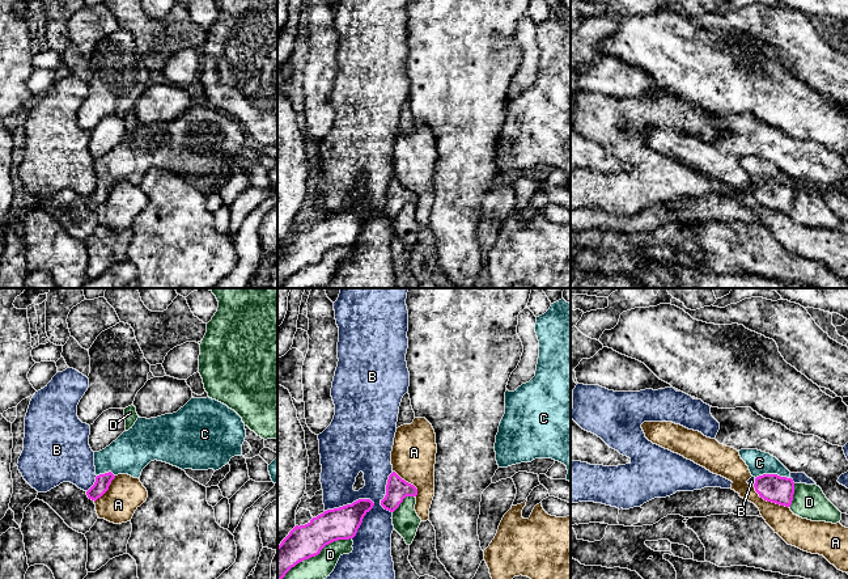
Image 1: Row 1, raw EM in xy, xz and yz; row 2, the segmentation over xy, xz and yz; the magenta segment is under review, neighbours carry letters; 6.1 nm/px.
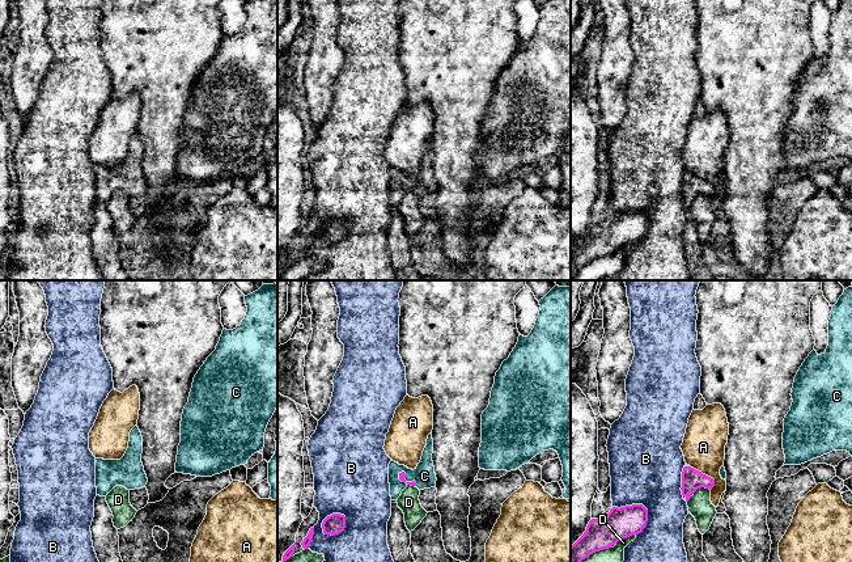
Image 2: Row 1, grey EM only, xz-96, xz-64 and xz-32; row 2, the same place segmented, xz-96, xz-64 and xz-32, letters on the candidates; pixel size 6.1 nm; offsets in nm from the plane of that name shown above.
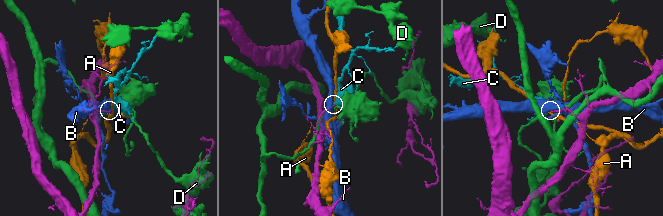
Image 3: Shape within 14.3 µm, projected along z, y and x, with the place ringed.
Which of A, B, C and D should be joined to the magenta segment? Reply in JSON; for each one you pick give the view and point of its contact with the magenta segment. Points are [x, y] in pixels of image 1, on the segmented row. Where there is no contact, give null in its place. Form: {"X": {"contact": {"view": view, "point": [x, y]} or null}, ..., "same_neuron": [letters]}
{"C": {"contact": {"view": "yz", "point": [772, 474]}}, "same_neuron": ["C"]}

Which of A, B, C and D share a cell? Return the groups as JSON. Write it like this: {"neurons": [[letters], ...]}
{"neurons": [["A"], ["B"], ["C"], ["D"]]}

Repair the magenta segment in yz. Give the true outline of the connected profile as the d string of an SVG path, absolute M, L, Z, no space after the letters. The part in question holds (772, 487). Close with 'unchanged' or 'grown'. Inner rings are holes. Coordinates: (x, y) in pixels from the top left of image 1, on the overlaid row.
M758 449L738 451L755 478L755 491L767 502L790 507L794 482L790 472L773 456Z | grown

